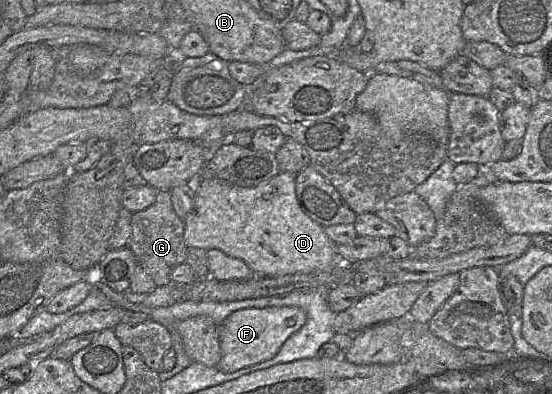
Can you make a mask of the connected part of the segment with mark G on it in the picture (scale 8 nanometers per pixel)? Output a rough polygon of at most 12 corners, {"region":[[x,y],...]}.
{"region":[[168,190],[133,213],[129,248],[156,286],[185,263],[184,221]]}

